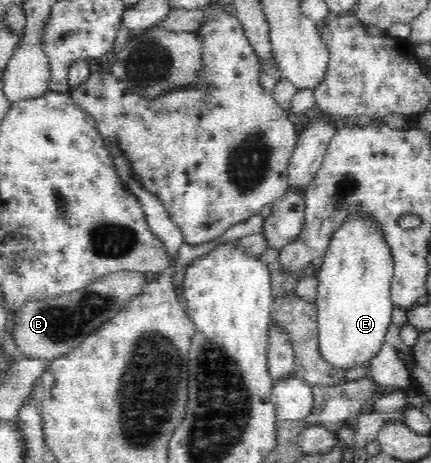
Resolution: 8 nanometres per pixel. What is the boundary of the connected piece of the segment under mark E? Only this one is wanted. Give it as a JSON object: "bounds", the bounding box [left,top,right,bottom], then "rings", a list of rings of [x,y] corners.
{"bounds":[315,211,394,368],"rings":[[[350,211],[342,220],[342,224],[334,230],[327,245],[323,262],[315,274],[318,278],[316,308],[320,353],[325,361],[333,366],[352,368],[369,367],[371,360],[385,345],[385,335],[392,323],[394,305],[390,296],[390,288],[394,275],[394,260],[388,241],[385,240],[383,228],[380,228],[376,217],[365,211]]]}

